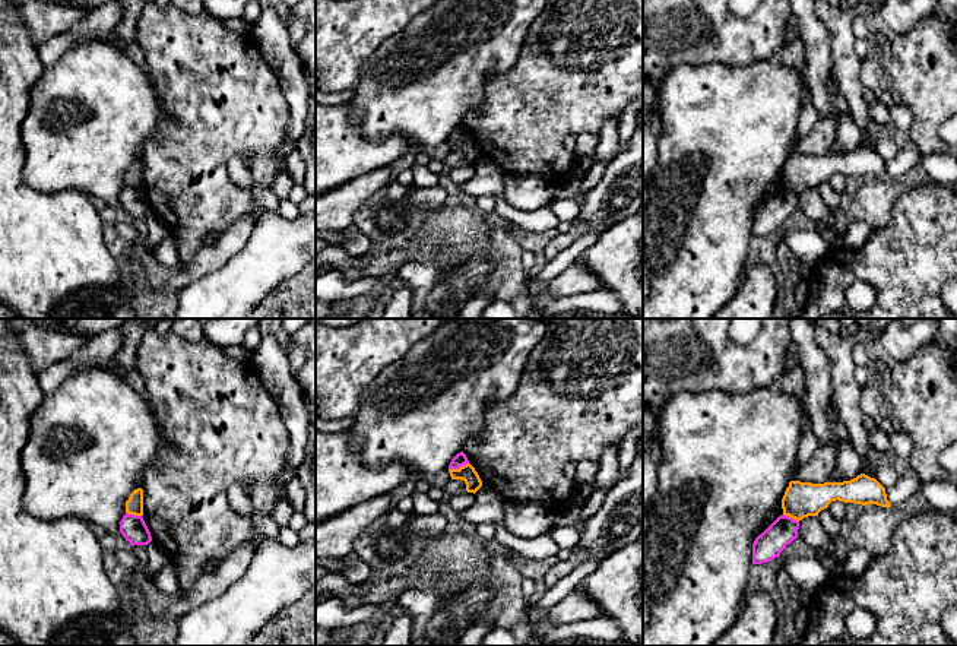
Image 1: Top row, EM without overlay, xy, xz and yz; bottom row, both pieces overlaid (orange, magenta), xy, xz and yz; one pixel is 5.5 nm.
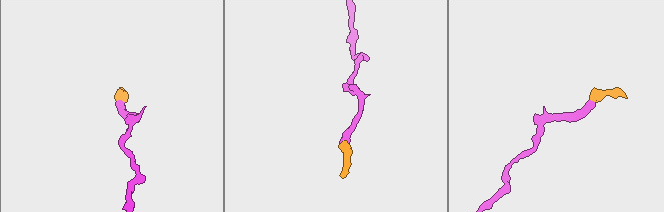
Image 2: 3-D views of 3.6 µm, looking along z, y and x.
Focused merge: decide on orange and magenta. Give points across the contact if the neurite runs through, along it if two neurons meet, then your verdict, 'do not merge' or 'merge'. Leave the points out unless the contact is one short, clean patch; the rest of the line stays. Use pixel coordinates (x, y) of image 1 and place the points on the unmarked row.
border xz (468, 135), (449, 142); do not merge

